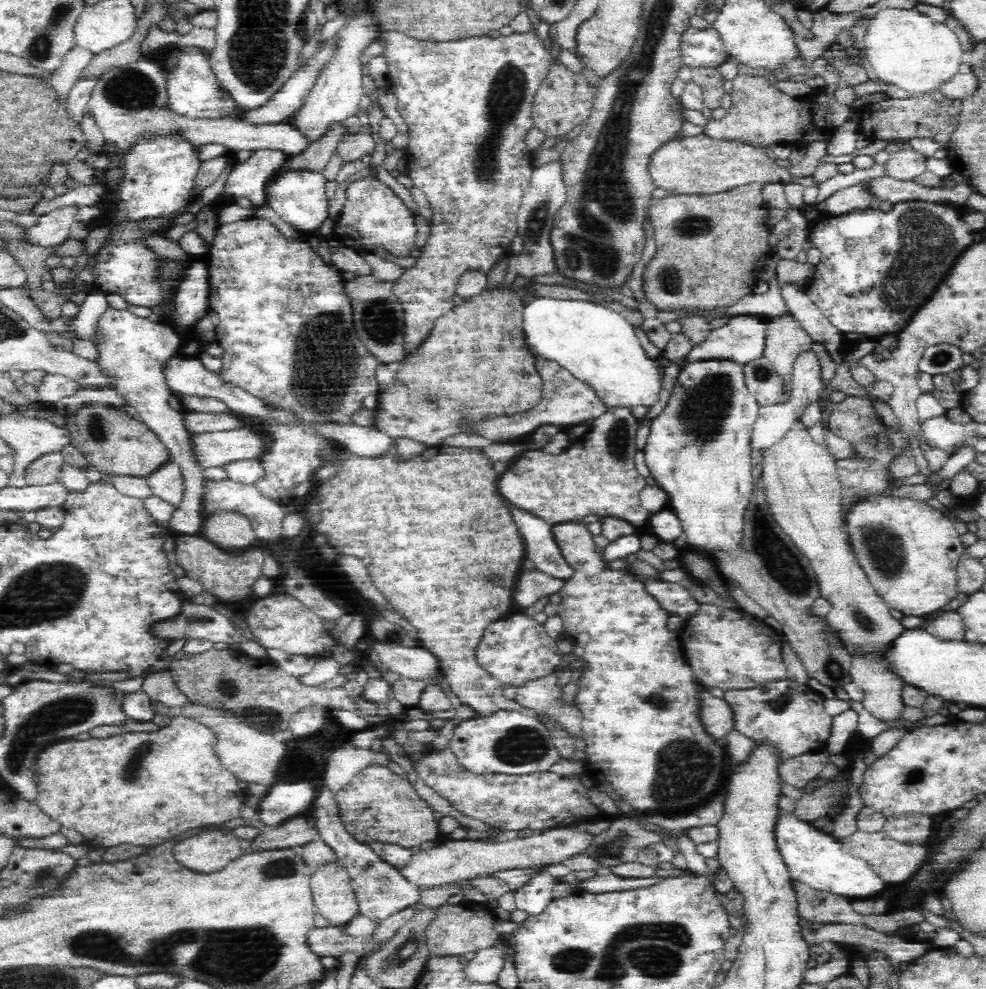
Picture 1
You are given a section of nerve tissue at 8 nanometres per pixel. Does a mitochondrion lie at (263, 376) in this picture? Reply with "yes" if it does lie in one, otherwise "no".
no

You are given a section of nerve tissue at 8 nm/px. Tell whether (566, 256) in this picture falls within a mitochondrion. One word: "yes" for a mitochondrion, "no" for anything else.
yes

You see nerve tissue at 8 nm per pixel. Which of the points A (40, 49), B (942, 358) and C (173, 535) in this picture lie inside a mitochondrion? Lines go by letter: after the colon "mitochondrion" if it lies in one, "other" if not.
A: mitochondrion
B: mitochondrion
C: other

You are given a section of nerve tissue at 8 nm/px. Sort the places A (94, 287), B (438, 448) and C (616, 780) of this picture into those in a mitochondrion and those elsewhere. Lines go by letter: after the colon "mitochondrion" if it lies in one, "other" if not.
A: other
B: other
C: other

